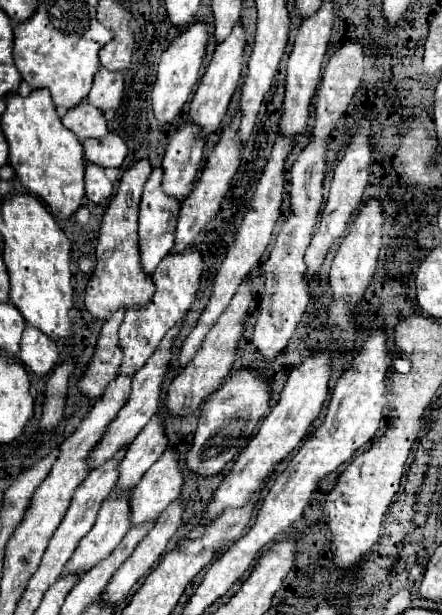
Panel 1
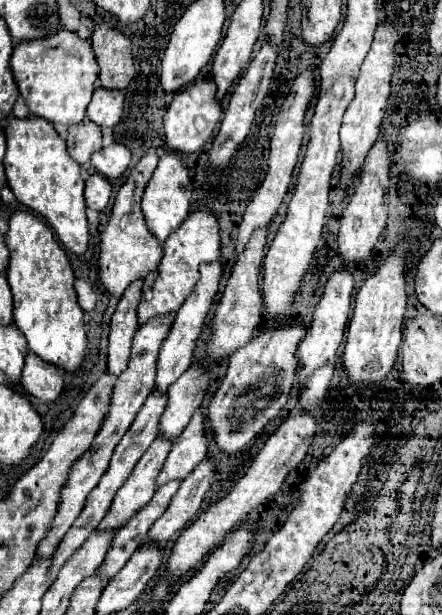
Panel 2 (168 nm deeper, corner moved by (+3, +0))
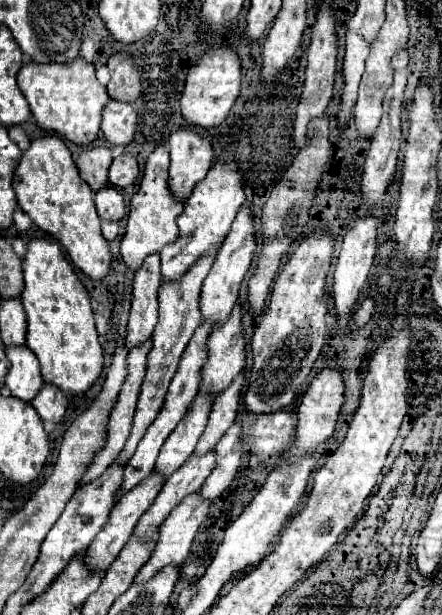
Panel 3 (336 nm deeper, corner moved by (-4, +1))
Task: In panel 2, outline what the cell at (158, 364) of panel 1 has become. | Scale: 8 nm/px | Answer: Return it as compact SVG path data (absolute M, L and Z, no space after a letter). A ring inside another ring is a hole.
M215 260L211 264L203 264L201 268L201 276L199 276L199 284L195 284L191 296L183 302L183 308L179 308L177 316L175 316L175 322L171 326L171 332L167 336L167 340L163 342L161 346L161 352L159 352L159 362L157 362L157 378L155 378L155 388L159 388L161 392L165 392L185 370L187 366L191 364L193 360L193 354L195 354L195 346L197 346L197 340L201 336L201 330L205 328L207 324L207 314L211 310L211 304L215 302L215 296L219 292L219 280L223 276L223 260Z

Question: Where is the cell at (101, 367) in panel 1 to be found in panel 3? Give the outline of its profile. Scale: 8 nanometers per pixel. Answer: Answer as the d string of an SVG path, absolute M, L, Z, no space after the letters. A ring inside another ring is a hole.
M158 253L150 255L146 263L134 275L134 295L132 295L132 309L128 317L128 335L126 335L126 349L138 347L152 337L152 331L158 321L158 289L160 289L160 275L158 275Z

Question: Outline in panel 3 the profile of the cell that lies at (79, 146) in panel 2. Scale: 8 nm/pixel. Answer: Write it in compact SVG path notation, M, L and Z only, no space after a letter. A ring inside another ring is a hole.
M104 145L86 147L80 151L76 159L80 177L92 187L92 191L98 191L98 187L104 187L108 183L110 163L112 163L112 149Z

